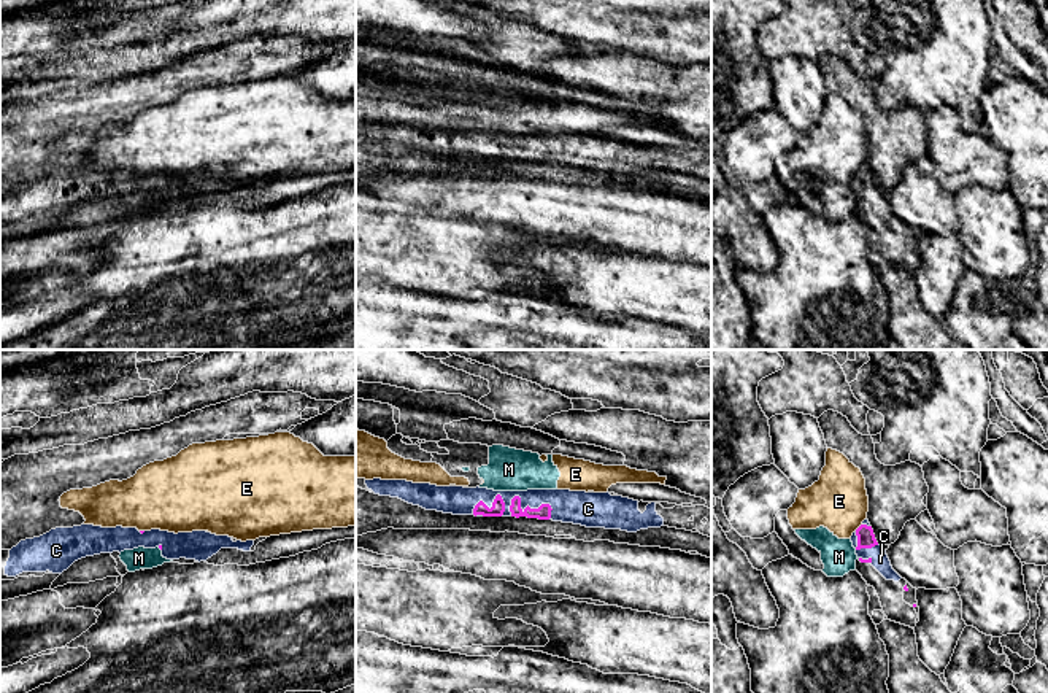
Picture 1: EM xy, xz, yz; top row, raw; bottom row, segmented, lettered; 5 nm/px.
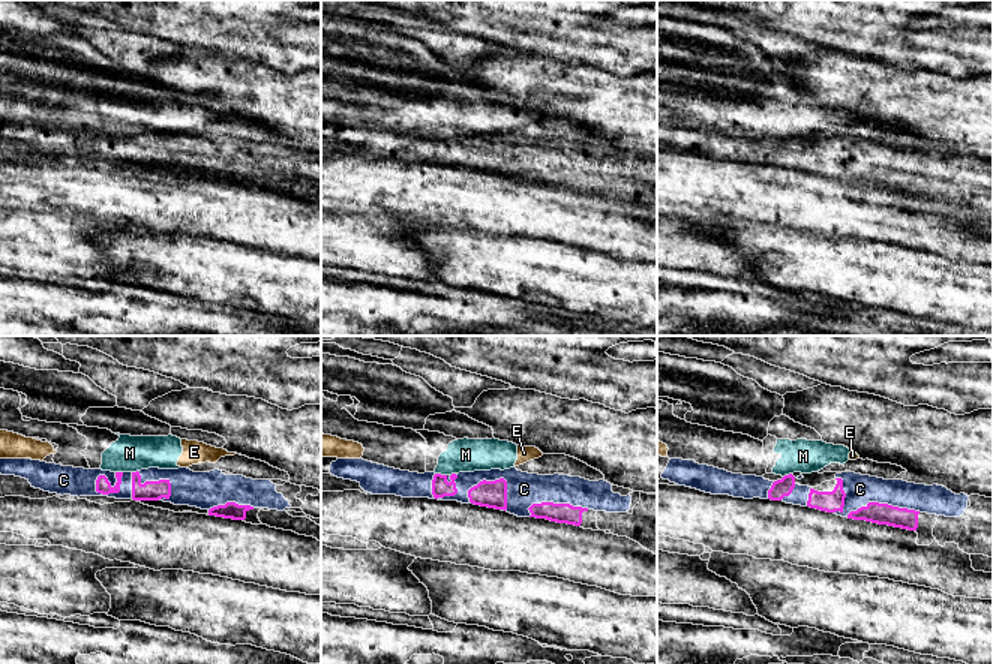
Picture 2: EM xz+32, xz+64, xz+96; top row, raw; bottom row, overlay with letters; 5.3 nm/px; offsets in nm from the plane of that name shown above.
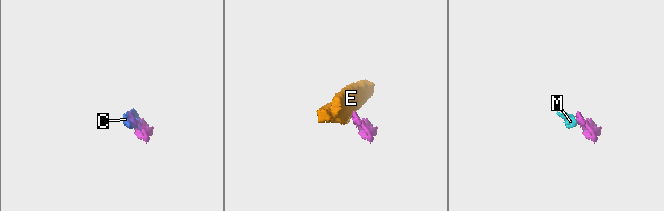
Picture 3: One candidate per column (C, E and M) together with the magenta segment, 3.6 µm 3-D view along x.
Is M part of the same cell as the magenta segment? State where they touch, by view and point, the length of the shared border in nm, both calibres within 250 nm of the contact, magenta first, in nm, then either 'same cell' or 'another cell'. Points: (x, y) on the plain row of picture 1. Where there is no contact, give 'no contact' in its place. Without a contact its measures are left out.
no contact | another cell

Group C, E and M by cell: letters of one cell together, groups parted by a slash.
C / E M

